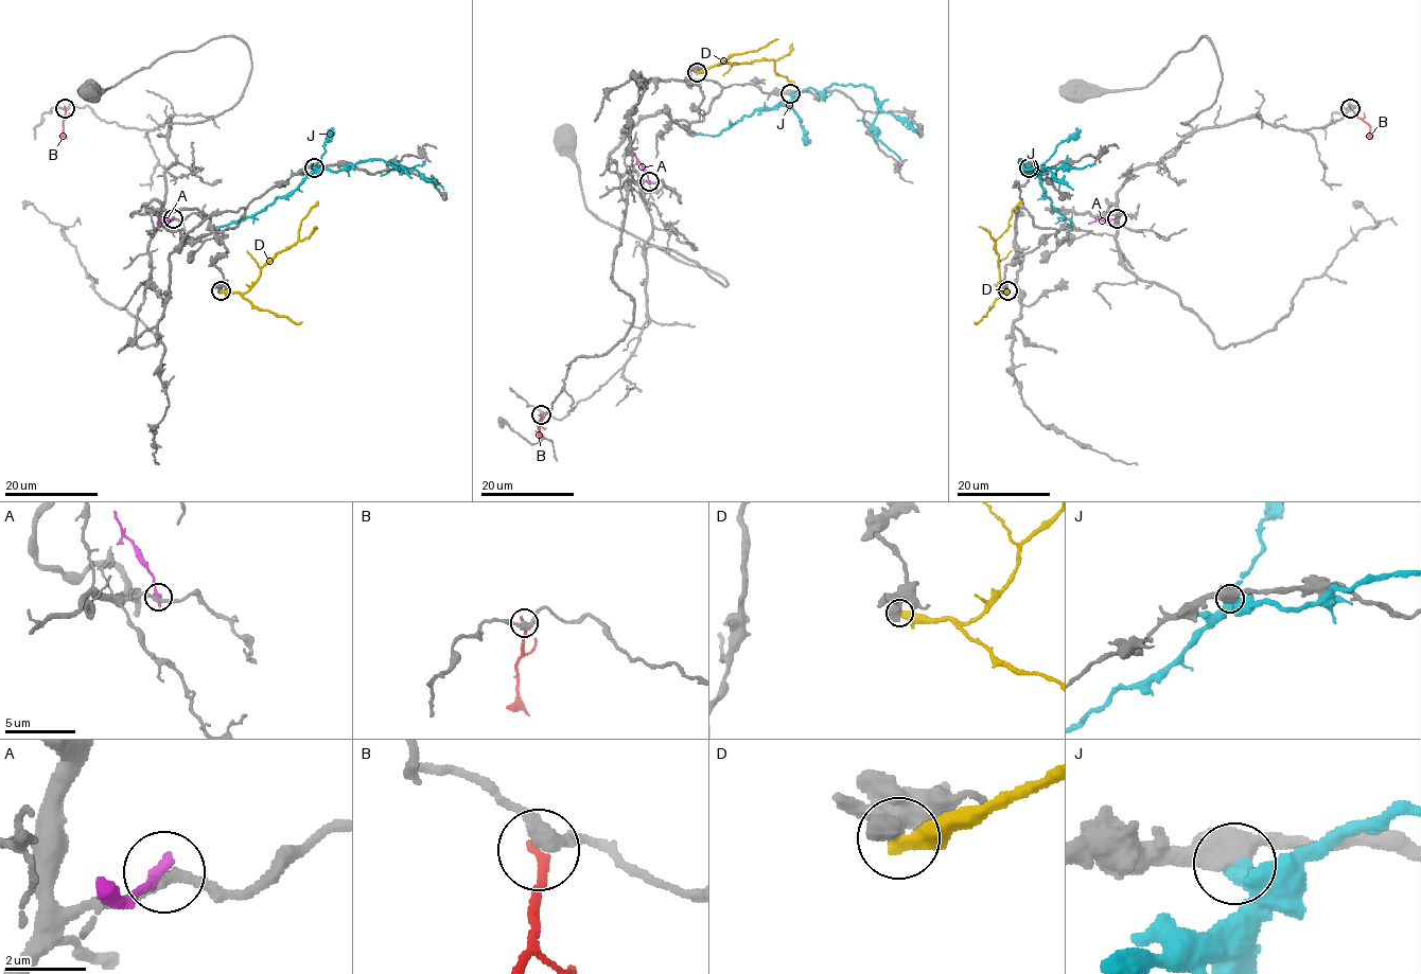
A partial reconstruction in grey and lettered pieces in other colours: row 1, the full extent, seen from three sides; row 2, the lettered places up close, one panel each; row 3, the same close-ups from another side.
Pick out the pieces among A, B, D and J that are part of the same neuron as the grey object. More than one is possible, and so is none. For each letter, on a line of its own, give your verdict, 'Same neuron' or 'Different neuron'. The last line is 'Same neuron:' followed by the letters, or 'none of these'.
A: Different neuron
B: Different neuron
D: Different neuron
J: Different neuron
Same neuron: none of these

